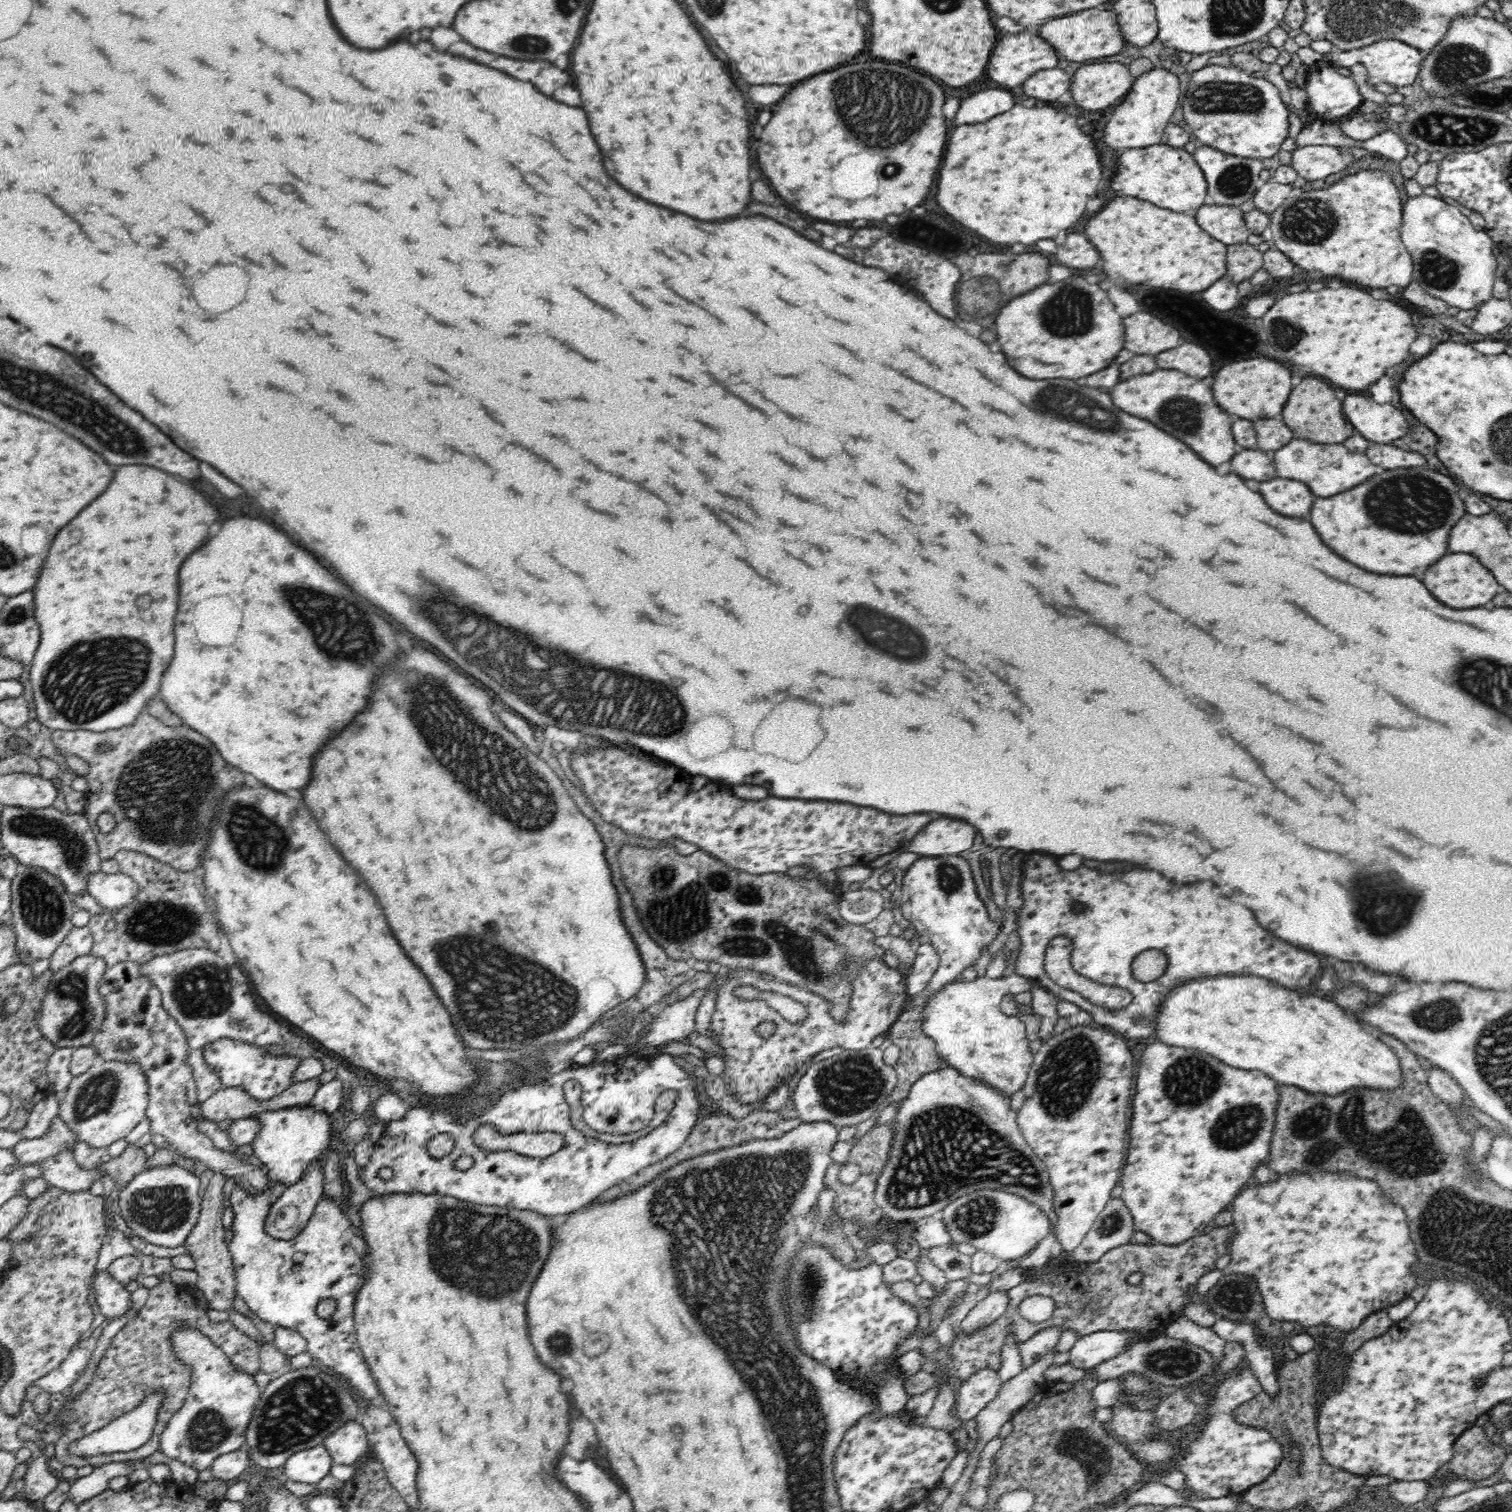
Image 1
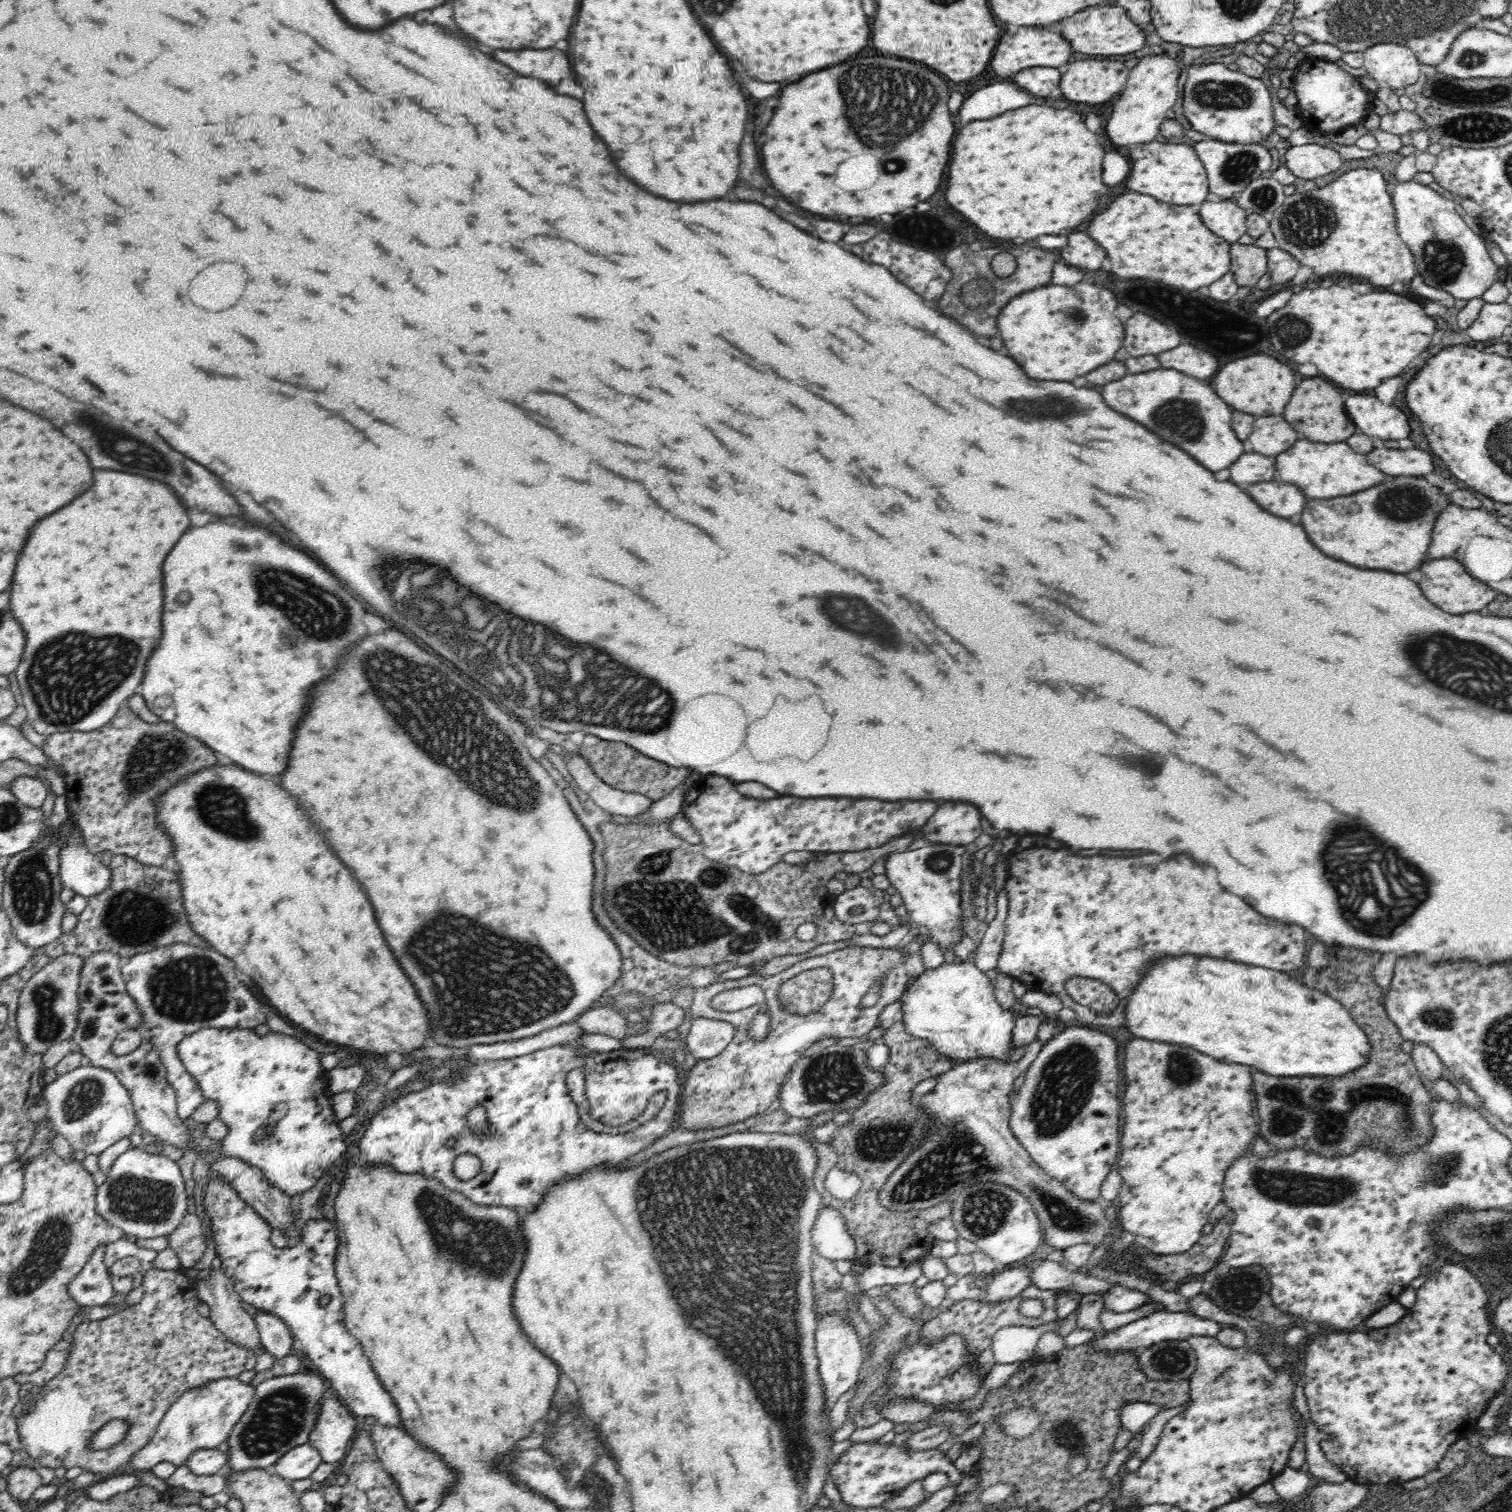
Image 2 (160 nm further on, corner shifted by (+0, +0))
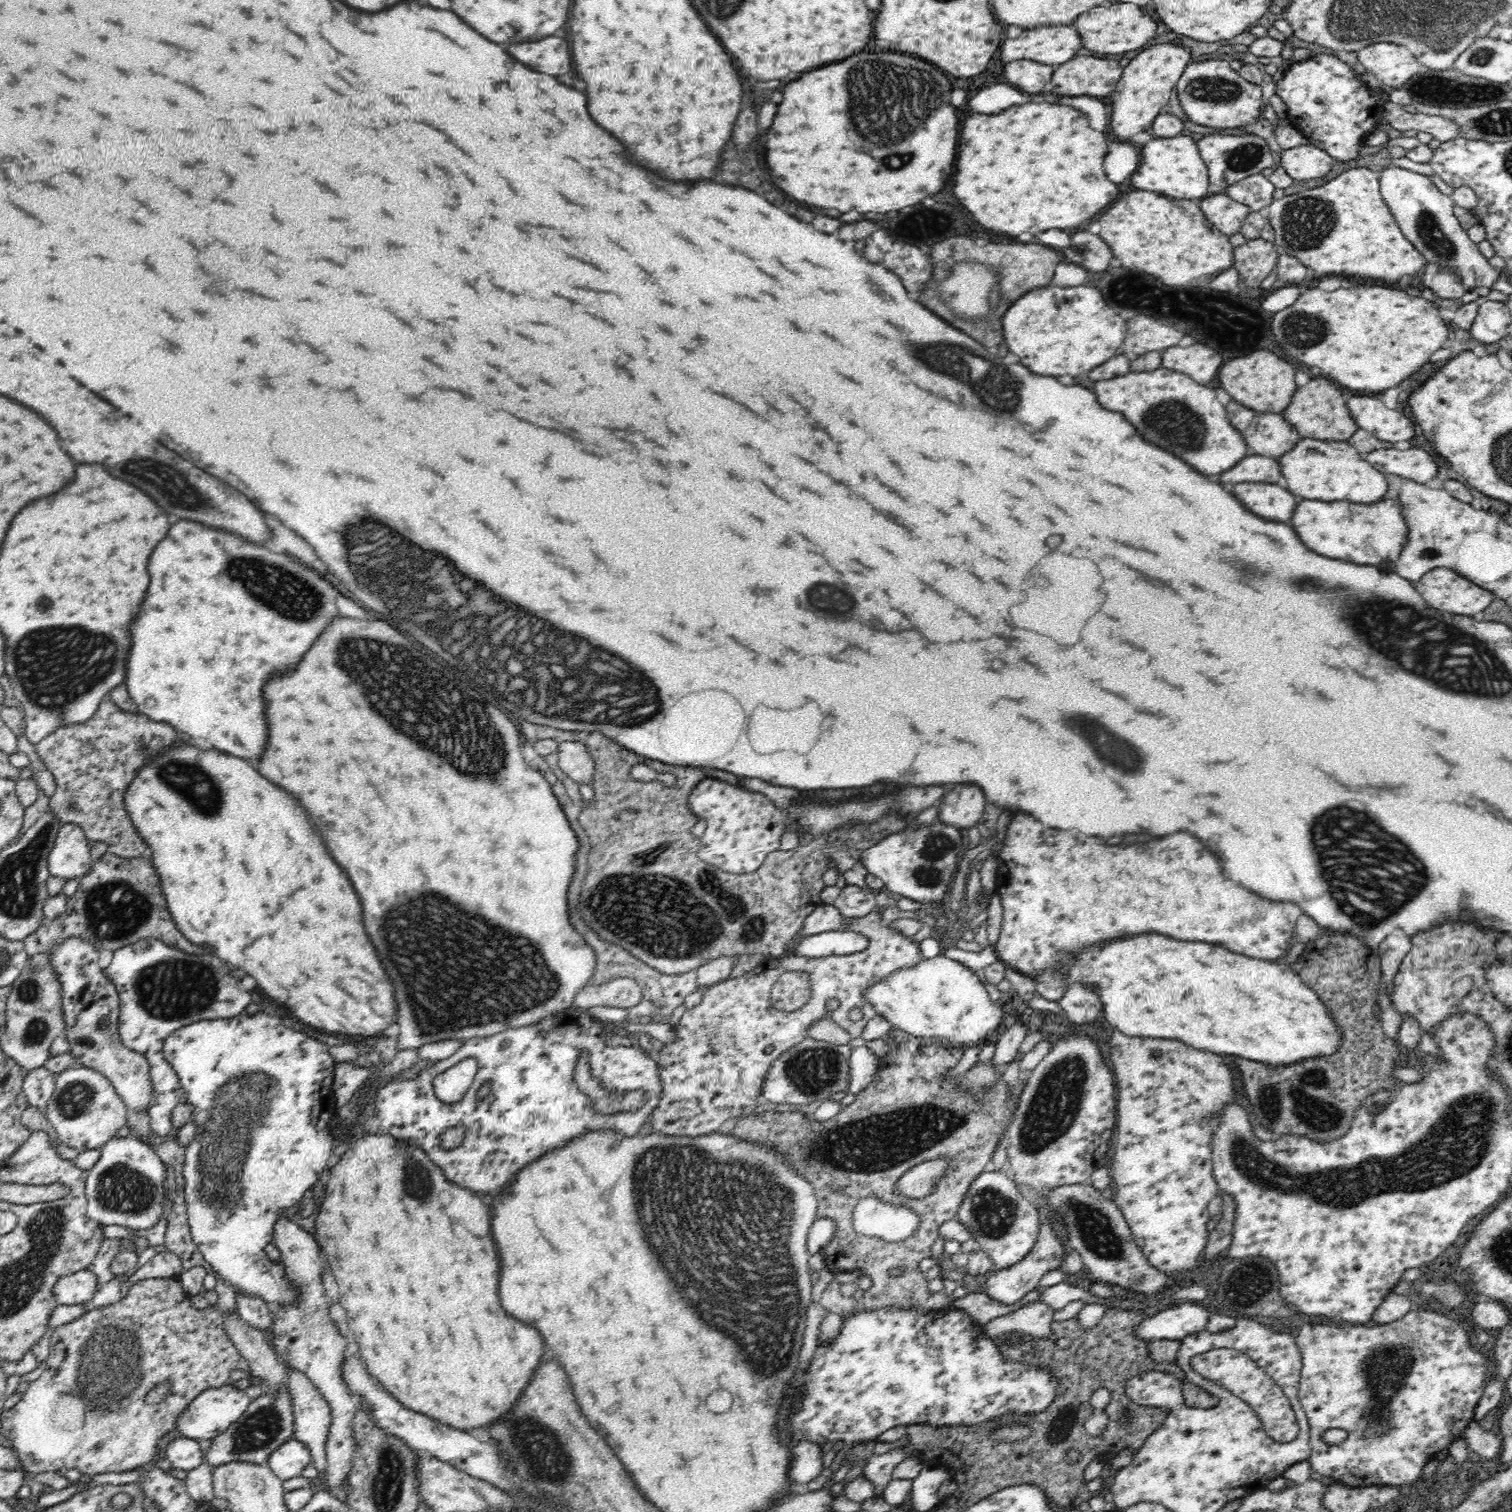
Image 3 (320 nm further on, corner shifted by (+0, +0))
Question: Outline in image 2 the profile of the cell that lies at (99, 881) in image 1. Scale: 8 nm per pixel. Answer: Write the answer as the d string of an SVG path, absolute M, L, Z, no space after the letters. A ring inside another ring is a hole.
M74 823L67 828L66 840L59 850L58 875L63 886L72 888L75 894L94 896L110 886L112 873L98 855L88 851L82 827Z

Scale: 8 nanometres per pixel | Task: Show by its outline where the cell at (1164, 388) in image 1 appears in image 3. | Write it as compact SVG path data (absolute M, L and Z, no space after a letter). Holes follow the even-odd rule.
M1166 368L1152 372L1130 372L1112 380L1094 382L1094 392L1102 408L1122 412L1144 440L1152 438L1162 446L1166 446L1168 440L1168 452L1176 454L1180 460L1186 460L1186 464L1204 476L1222 474L1234 468L1236 462L1248 454L1244 438L1226 420L1224 404L1216 400L1214 390L1194 382L1186 374Z

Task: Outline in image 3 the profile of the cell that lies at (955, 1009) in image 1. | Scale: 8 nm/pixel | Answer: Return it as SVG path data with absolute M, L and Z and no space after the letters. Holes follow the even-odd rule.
M945 955L922 959L914 966L896 968L886 978L876 980L868 988L862 990L862 997L866 1003L874 1007L876 1014L885 1018L892 1029L900 1029L915 1037L933 1037L945 1046L958 1046L960 1049L989 1042L990 1036L996 1035L998 1026L1002 1022L1003 1011L990 1000L986 986L976 977L976 974L960 962L948 959Z

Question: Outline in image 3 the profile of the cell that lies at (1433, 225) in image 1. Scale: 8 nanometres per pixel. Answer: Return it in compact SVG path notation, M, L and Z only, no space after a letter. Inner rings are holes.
M1393 164L1380 169L1378 182L1380 194L1390 206L1404 236L1424 254L1428 262L1455 268L1467 289L1477 286L1492 288L1497 280L1496 270L1468 237L1463 223L1457 218L1457 207L1450 195L1443 194L1429 176Z

